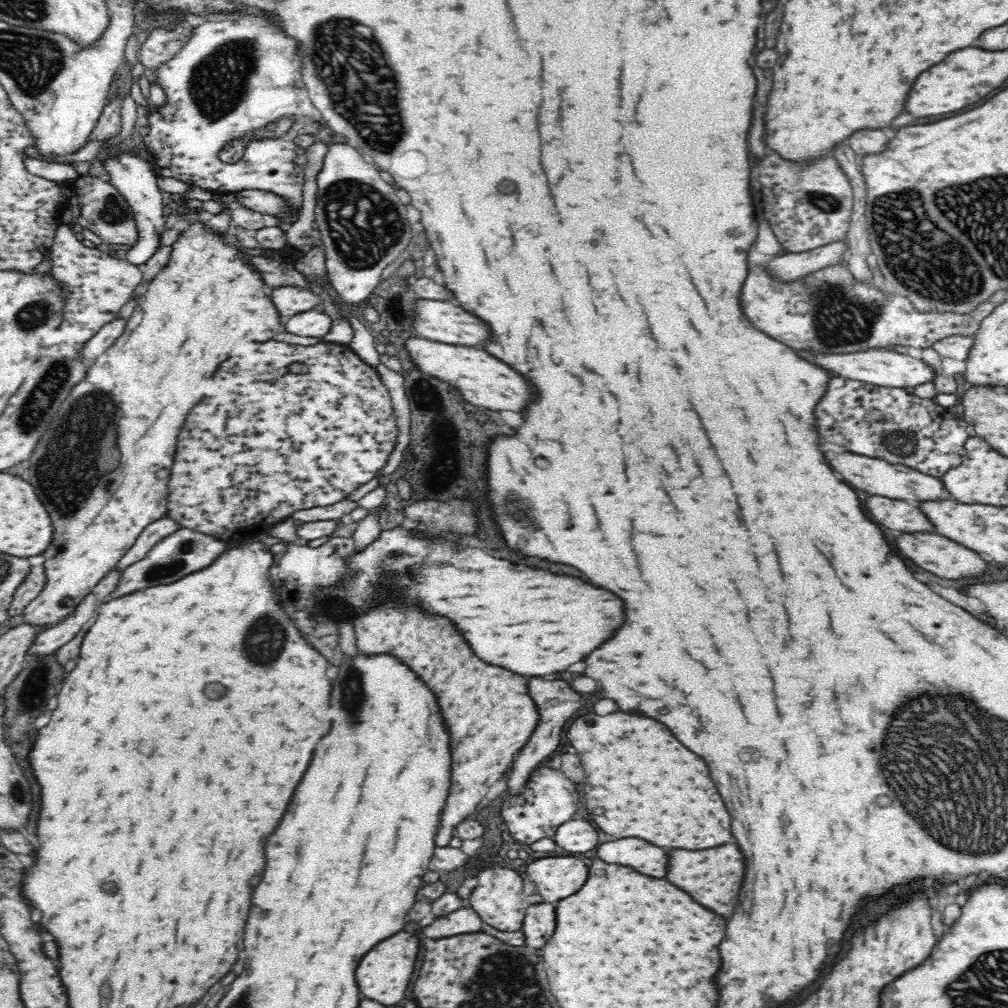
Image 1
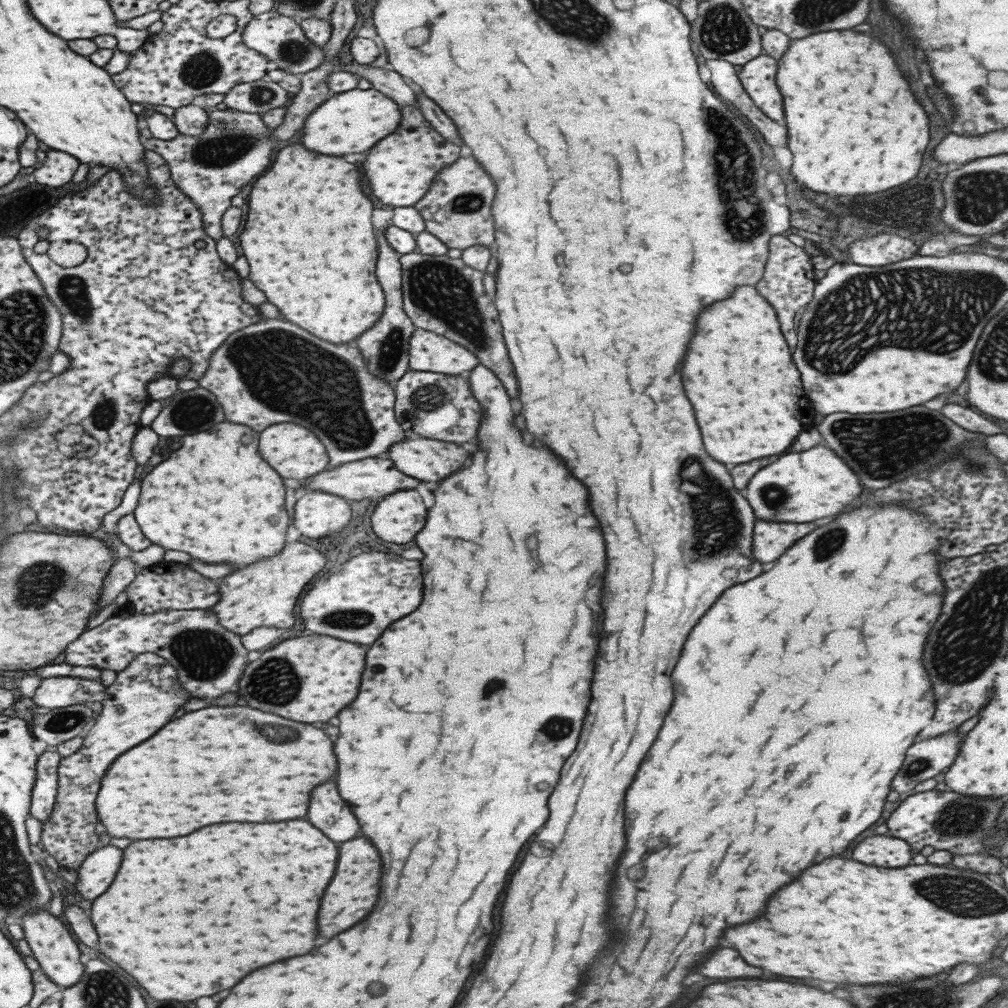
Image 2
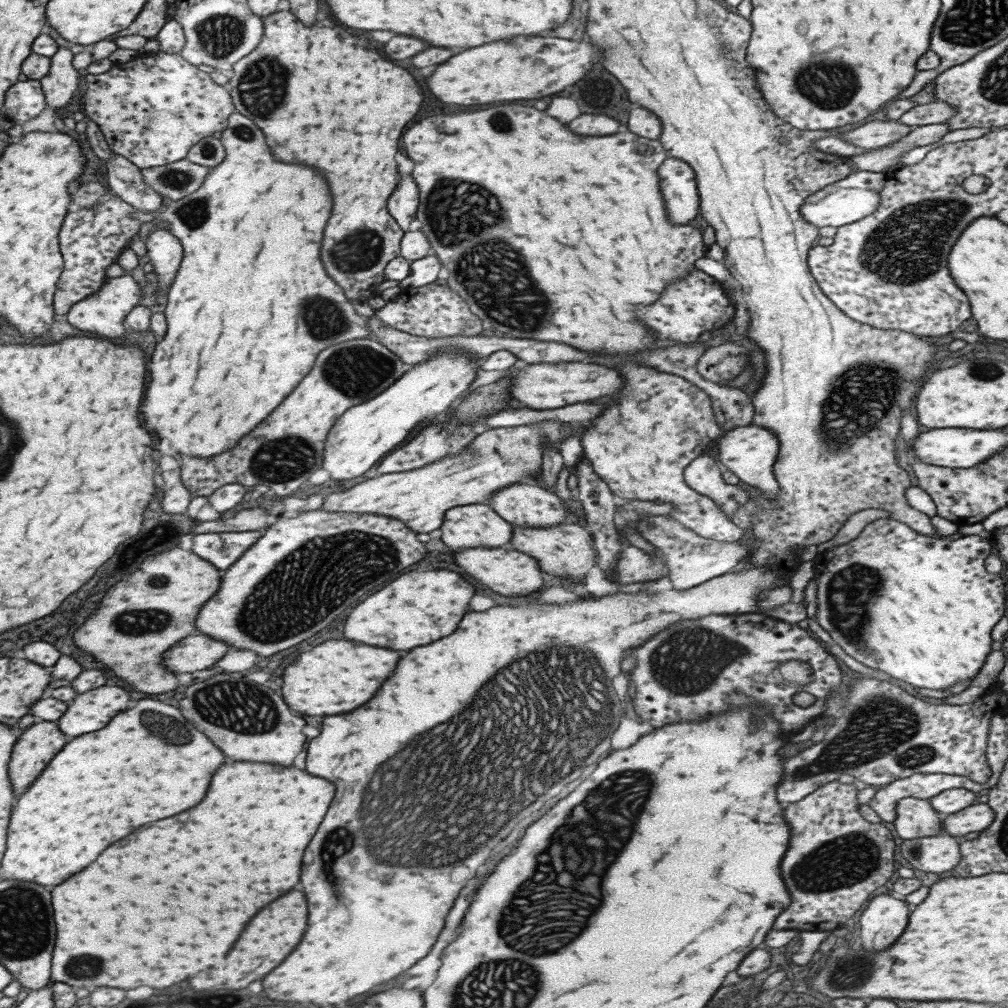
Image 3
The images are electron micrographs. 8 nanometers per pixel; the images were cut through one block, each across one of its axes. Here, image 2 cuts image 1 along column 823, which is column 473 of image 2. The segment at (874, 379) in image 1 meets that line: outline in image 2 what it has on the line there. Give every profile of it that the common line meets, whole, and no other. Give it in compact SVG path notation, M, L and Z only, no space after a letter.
M414 329L409 336L408 367L411 370L466 375L478 364L473 353L439 334Z

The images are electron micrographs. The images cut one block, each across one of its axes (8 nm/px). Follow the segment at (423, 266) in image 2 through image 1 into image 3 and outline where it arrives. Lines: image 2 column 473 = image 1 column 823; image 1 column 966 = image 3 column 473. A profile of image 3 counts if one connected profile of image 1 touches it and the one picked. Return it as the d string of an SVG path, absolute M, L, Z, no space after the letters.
M444 282L406 288L394 300L374 311L384 325L395 330L425 338L445 338L447 336L473 336L479 334L481 322L467 306L467 303Z

